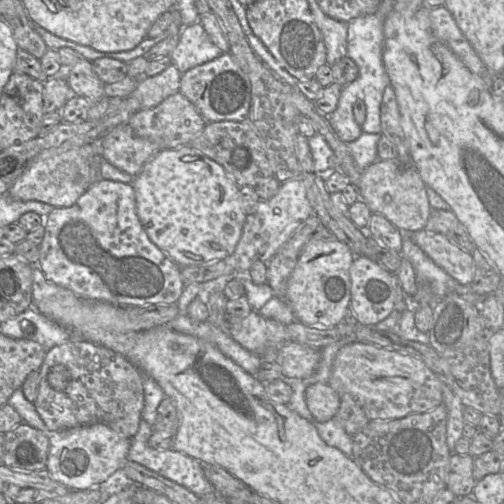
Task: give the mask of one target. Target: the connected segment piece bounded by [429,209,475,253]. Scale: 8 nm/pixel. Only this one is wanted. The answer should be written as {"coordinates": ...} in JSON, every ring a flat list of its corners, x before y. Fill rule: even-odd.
{"coordinates":[[431,210,429,218,435,228,435,232,444,235,449,241,462,250,472,253,475,247,464,225,455,214,449,210]]}

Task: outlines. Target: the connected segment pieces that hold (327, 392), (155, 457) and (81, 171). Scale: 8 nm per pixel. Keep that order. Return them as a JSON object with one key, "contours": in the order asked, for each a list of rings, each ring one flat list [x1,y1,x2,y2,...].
{"contours":[[[316,383,308,386,305,392,308,410,319,422,327,422,338,412,340,396,329,385]],[[141,419,136,434,130,439,128,460,158,473,159,475,202,496,218,495,206,478,200,461,182,452,156,450,149,445,153,427]],[[71,149,32,164,9,188,7,194,19,201,38,201,54,208,70,207,89,188,90,171,79,149]]]}

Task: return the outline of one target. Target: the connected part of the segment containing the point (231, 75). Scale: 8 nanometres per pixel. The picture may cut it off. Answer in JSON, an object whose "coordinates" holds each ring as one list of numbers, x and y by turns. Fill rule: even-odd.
{"coordinates":[[229,52,196,66,181,75,180,90,197,108,206,122,243,121,248,117,251,103,251,84,248,77]]}

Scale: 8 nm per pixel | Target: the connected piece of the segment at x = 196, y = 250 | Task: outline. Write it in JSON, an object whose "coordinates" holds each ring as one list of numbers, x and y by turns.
{"coordinates":[[190,145,164,149,152,157,132,183,136,214,150,241,176,265,197,266,224,260,234,253,246,219,239,197,239,186,222,166]]}

